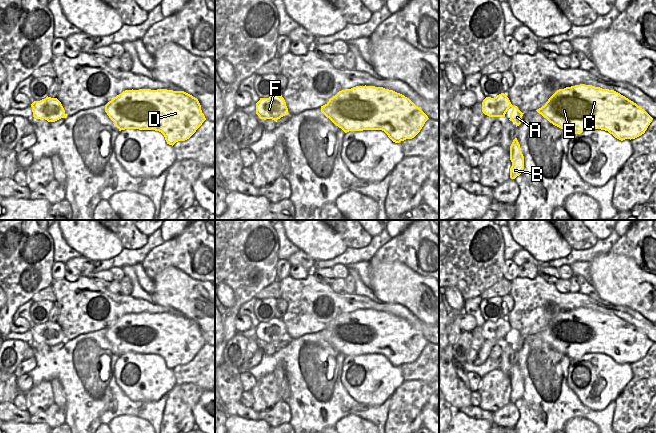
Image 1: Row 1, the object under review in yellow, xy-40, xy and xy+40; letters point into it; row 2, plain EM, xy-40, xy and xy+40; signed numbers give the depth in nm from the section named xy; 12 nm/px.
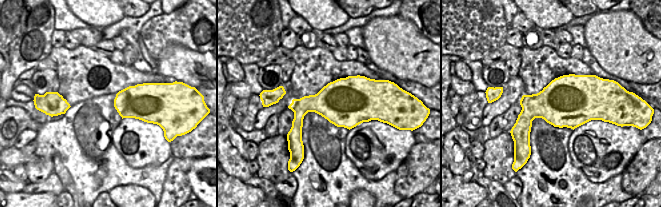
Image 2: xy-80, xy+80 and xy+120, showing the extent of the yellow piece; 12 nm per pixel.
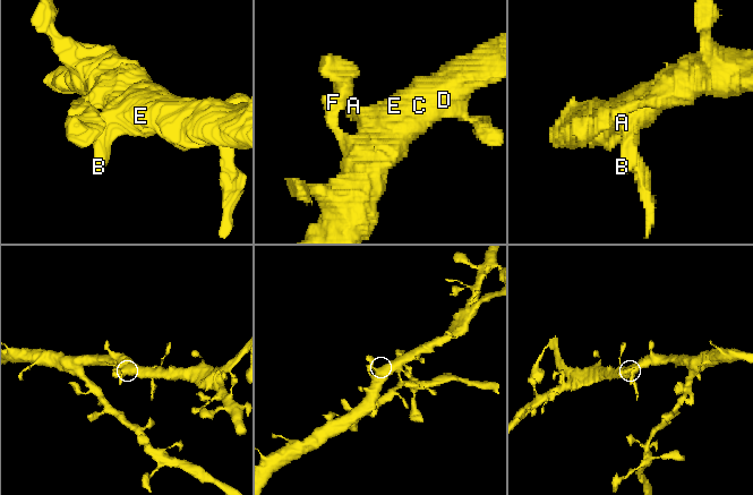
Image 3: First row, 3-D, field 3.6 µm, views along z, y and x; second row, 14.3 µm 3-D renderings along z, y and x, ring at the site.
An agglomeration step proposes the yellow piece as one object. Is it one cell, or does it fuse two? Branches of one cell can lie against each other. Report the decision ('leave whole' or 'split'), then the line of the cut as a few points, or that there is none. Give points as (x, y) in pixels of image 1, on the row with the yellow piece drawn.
leave whole; no cut

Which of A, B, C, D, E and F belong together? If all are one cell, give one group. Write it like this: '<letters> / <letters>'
A B C D E F

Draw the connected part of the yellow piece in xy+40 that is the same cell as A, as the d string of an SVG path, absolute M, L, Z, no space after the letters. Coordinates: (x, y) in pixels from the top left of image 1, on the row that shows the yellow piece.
M501 93L494 98L486 97L482 102L482 112L489 117L505 117L506 112L509 108L512 108L510 113L510 121L519 126L522 122L522 113L517 106L513 106L506 96Z

